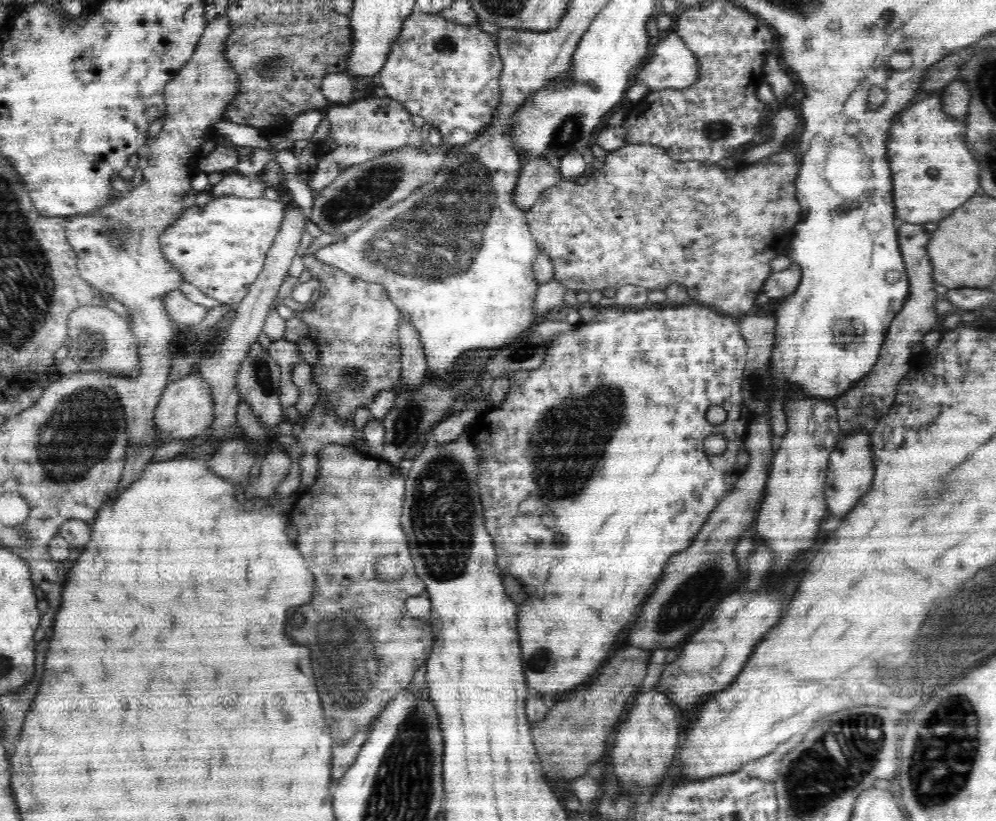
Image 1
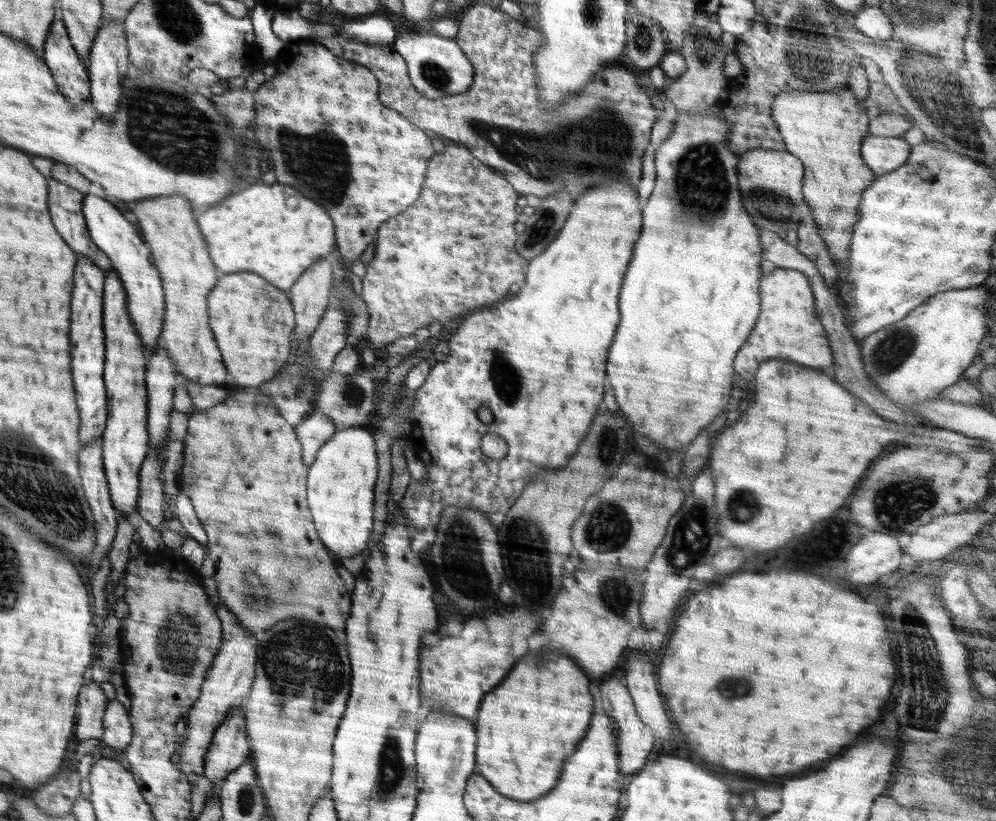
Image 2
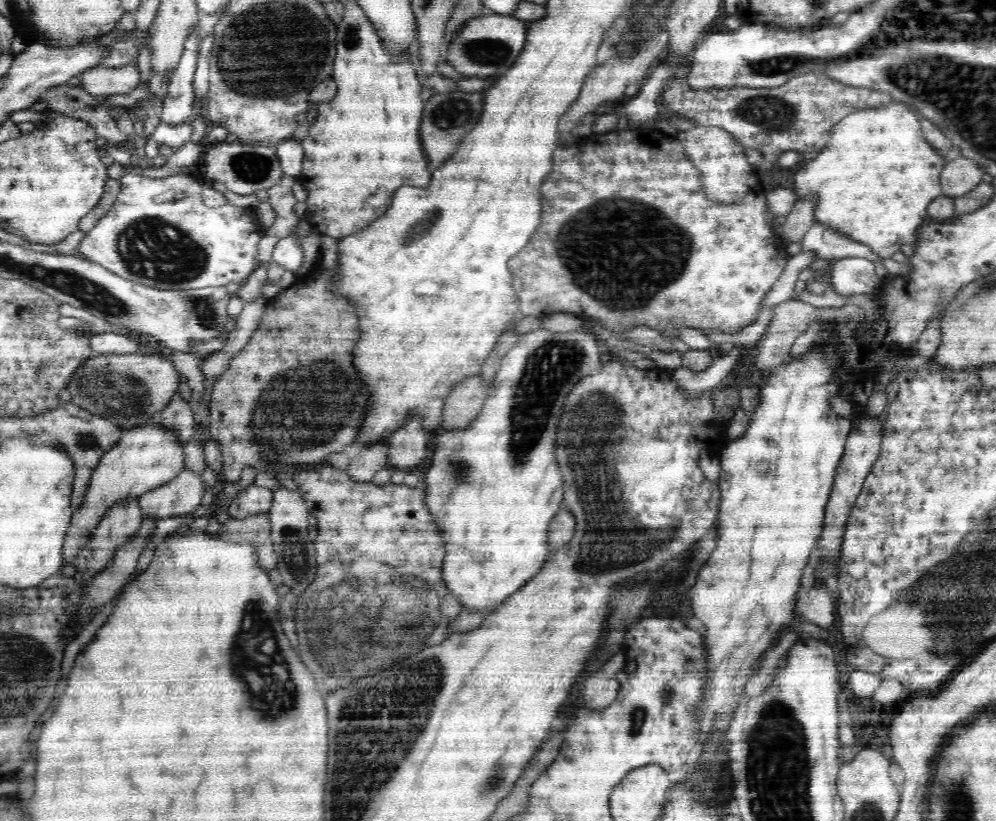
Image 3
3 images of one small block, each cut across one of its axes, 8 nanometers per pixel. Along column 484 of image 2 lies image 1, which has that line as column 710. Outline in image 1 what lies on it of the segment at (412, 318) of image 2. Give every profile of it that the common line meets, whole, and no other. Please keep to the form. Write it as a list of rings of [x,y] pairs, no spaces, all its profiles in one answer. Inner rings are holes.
[[[628,144],[614,152],[608,152],[601,169],[595,170],[586,184],[579,186],[577,180],[561,179],[558,184],[547,188],[538,196],[534,206],[525,213],[530,232],[537,242],[539,252],[548,254],[554,265],[554,279],[567,289],[580,291],[604,290],[604,288],[620,288],[624,285],[640,286],[648,290],[663,291],[670,283],[678,283],[686,287],[689,297],[697,304],[702,304],[716,312],[737,318],[741,314],[751,314],[756,307],[756,297],[763,293],[766,278],[770,276],[770,261],[774,260],[788,246],[784,240],[790,240],[792,230],[802,220],[802,207],[795,195],[795,182],[798,178],[800,164],[792,152],[786,150],[773,153],[742,170],[725,170],[715,164],[702,164],[695,160],[682,162],[672,160],[665,151],[656,144]]]

